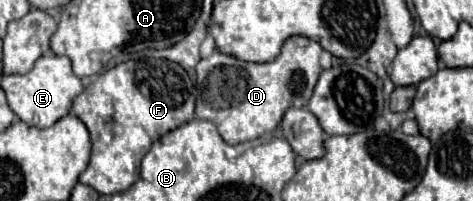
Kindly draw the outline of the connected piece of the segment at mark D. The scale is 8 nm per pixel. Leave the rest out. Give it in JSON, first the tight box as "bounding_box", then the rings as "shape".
{"bounding_box":[196,35,322,145],"shape":[[[300,35],[286,39],[280,55],[270,63],[246,63],[216,51],[196,65],[198,117],[212,121],[220,137],[230,145],[252,141],[274,131],[288,107],[304,107],[312,97],[314,85],[322,73],[320,53],[320,43]]]}

